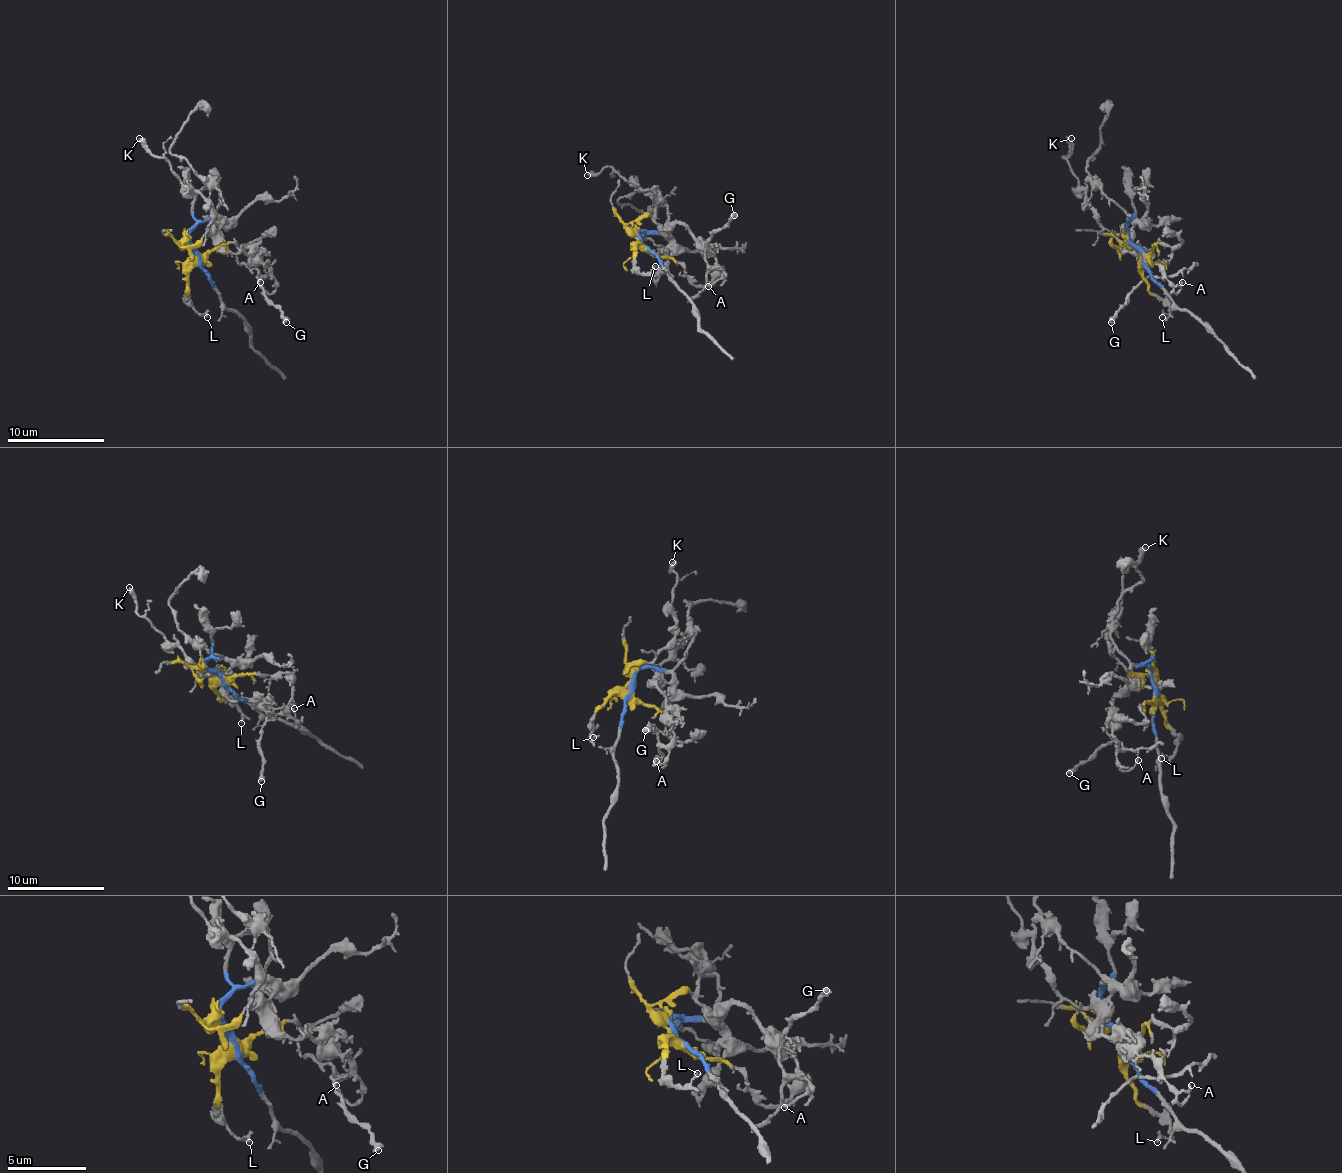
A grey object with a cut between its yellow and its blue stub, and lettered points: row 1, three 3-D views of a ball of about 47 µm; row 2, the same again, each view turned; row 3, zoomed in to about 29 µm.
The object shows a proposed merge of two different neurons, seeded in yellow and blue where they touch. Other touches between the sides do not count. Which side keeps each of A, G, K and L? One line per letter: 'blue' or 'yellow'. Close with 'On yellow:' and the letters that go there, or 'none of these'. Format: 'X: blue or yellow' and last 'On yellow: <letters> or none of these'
A: yellow
G: yellow
K: yellow
L: yellow
On yellow: A, G, K, L

